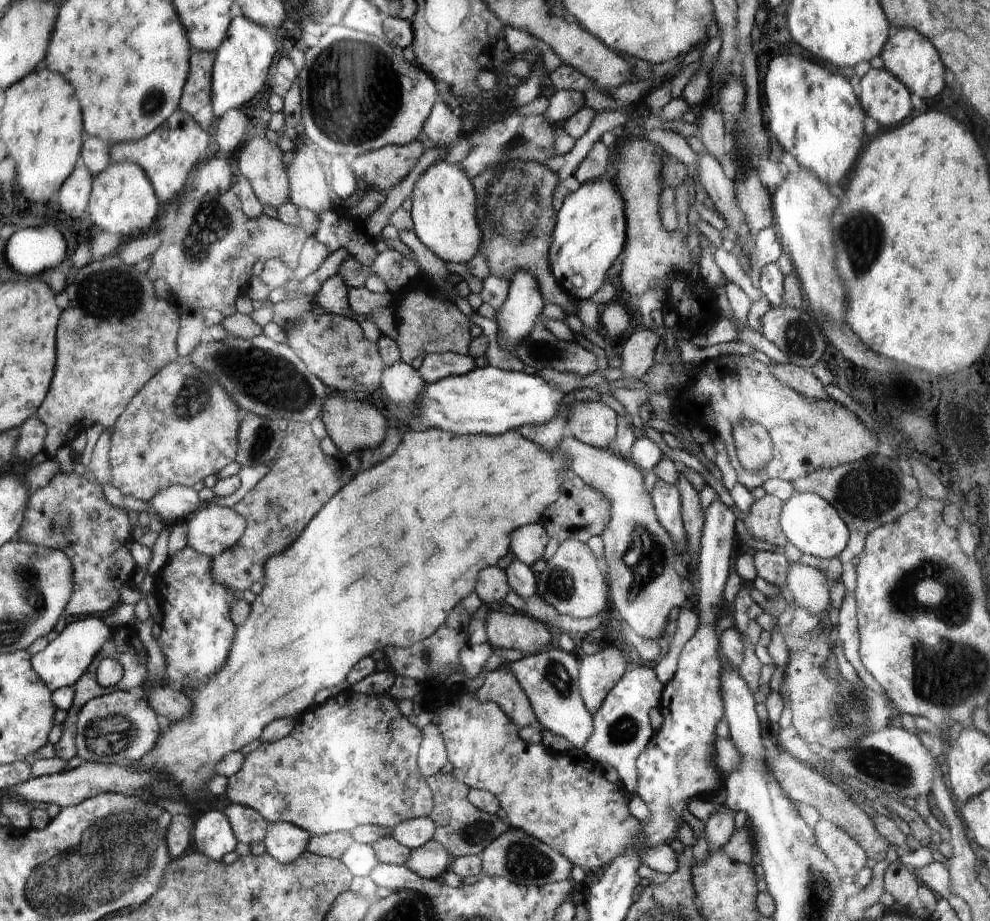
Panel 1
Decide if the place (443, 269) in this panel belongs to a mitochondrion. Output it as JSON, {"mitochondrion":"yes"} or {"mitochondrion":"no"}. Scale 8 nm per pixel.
{"mitochondrion":"no"}

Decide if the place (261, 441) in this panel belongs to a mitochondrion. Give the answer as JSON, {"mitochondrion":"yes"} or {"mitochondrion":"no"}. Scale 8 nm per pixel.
{"mitochondrion":"yes"}

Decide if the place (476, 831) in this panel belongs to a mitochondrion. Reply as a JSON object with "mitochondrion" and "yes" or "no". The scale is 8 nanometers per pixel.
{"mitochondrion":"yes"}

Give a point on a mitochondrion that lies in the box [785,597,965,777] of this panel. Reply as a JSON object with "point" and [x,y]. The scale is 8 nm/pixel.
{"point":[856,707]}

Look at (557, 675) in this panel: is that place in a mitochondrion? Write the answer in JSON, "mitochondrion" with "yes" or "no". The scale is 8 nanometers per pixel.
{"mitochondrion":"yes"}

